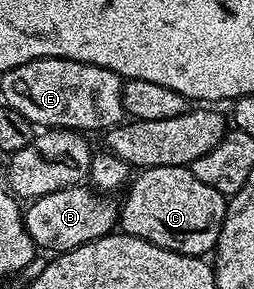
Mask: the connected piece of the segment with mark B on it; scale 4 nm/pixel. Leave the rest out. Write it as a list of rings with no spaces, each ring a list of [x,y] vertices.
[[[83,183],[41,195],[23,209],[25,231],[29,231],[29,239],[33,239],[36,250],[48,249],[51,255],[68,253],[93,239],[101,239],[119,225],[121,205],[115,199]]]

